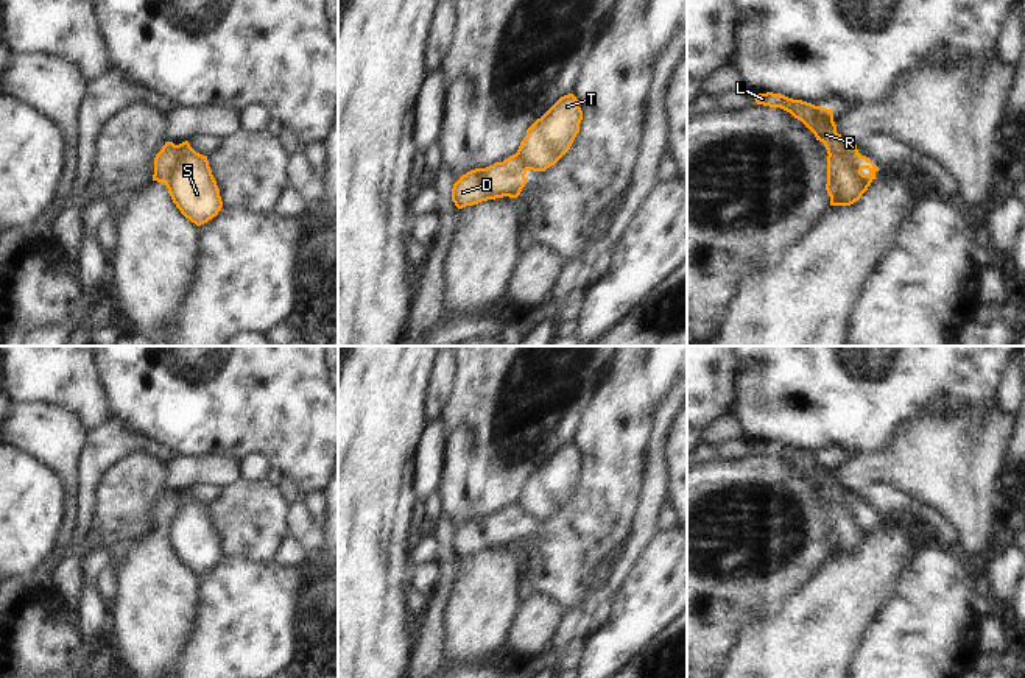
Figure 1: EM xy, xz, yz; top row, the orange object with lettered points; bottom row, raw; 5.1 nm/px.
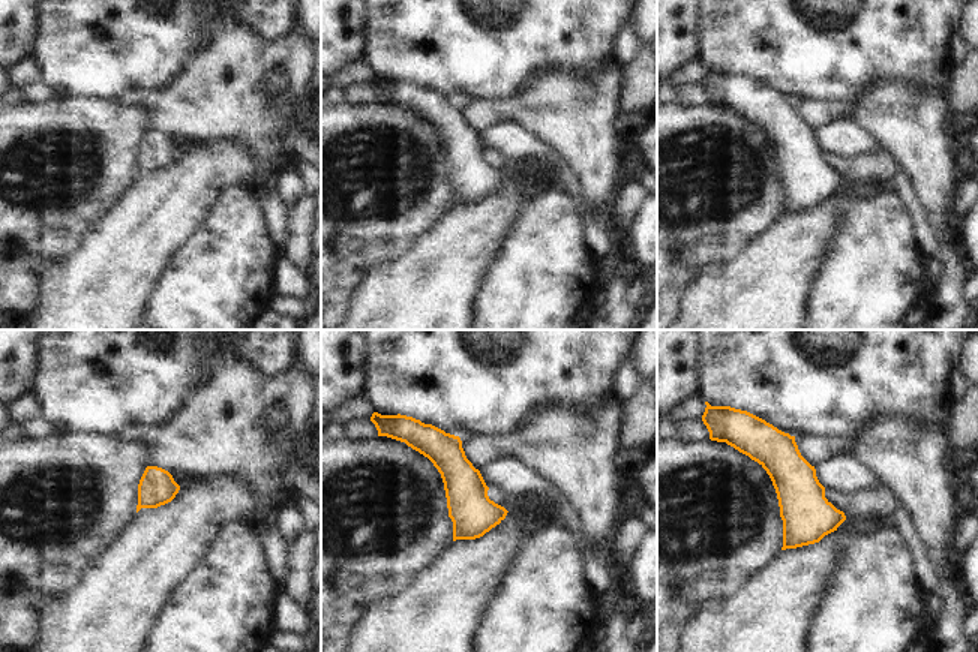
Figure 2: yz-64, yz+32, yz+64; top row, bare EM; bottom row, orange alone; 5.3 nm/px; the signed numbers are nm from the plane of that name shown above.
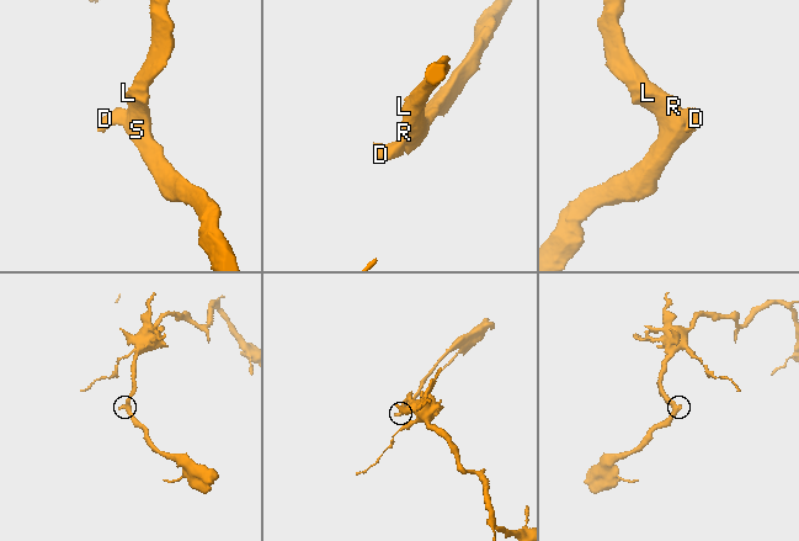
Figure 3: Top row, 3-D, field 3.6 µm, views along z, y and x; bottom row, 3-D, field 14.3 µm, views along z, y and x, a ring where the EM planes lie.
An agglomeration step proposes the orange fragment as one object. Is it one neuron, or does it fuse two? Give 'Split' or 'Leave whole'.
Split

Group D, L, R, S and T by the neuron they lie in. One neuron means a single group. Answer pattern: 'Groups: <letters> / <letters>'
Groups: D / L R S T

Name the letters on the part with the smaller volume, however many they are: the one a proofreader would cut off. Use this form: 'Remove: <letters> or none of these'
Remove: D

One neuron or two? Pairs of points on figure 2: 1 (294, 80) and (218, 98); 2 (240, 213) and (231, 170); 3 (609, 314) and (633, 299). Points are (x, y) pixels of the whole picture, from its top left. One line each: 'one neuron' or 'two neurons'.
1: one neuron
2: two neurons
3: two neurons

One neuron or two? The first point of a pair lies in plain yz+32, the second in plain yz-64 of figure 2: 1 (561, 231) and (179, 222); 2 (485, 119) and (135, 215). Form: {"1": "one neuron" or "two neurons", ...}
{"1": "two neurons", "2": "two neurons"}

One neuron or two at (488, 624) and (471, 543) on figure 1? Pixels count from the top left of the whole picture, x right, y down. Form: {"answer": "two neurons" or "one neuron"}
{"answer": "two neurons"}

